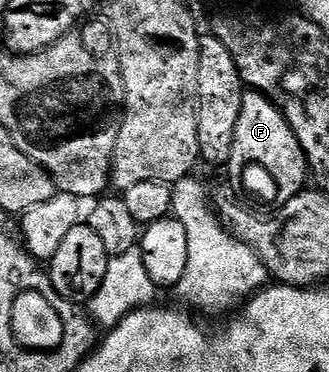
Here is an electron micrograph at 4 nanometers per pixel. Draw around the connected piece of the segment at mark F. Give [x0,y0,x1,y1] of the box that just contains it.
[226,91,309,211]

